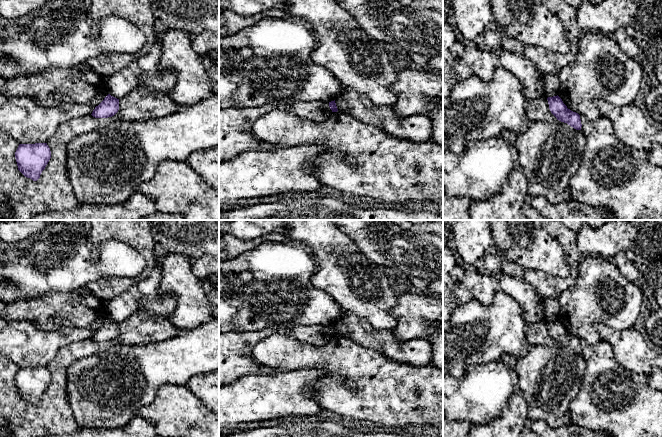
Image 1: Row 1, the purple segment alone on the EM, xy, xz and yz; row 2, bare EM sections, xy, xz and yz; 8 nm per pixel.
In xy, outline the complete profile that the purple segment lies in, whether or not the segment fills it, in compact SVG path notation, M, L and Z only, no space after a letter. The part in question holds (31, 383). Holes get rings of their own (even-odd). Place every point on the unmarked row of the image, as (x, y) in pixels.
M47 367L19 368L15 382L18 394L37 405L51 382L51 375Z

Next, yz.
M558 319L548 321L547 324L549 333L551 337L557 342L557 344L567 347L576 354L581 354L582 348L580 339L568 333Z

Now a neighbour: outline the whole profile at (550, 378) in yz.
M559 344L555 346L530 346L527 354L521 358L510 355L500 357L506 365L517 374L517 389L522 392L528 408L529 422L543 420L552 428L559 428L571 424L569 406L579 393L585 372L585 361L582 354L576 354L567 347Z

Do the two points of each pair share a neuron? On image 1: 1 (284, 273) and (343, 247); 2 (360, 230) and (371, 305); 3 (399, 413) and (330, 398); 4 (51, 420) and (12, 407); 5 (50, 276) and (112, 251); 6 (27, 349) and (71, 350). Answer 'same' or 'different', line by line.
1: different
2: different
3: same
4: same
5: same
6: different

